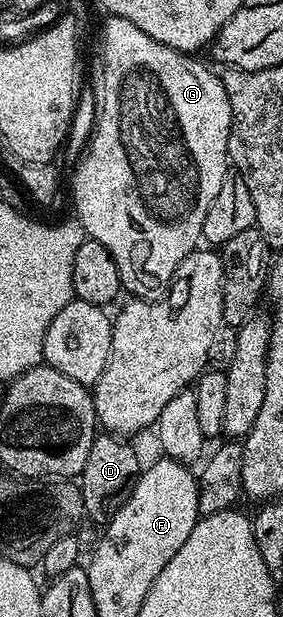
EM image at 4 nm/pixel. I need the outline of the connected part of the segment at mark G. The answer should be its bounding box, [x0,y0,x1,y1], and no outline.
[71,17,231,299]

